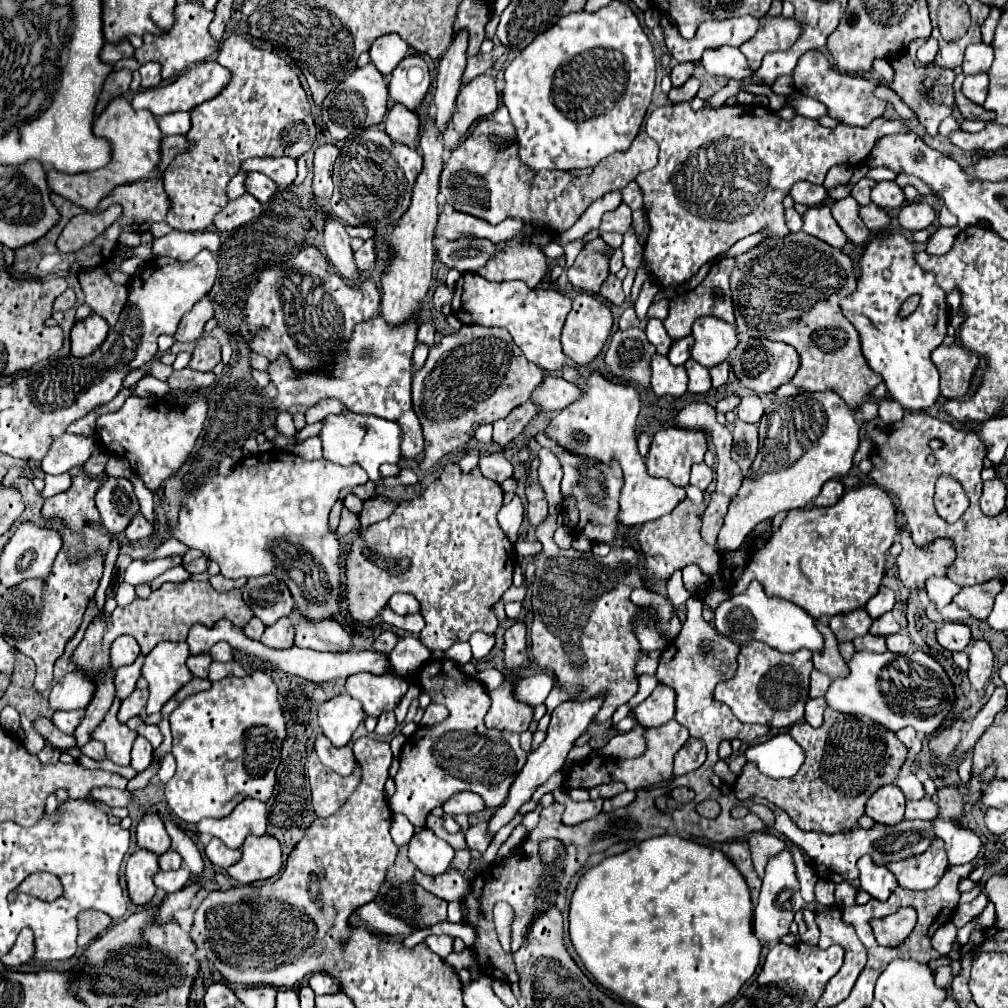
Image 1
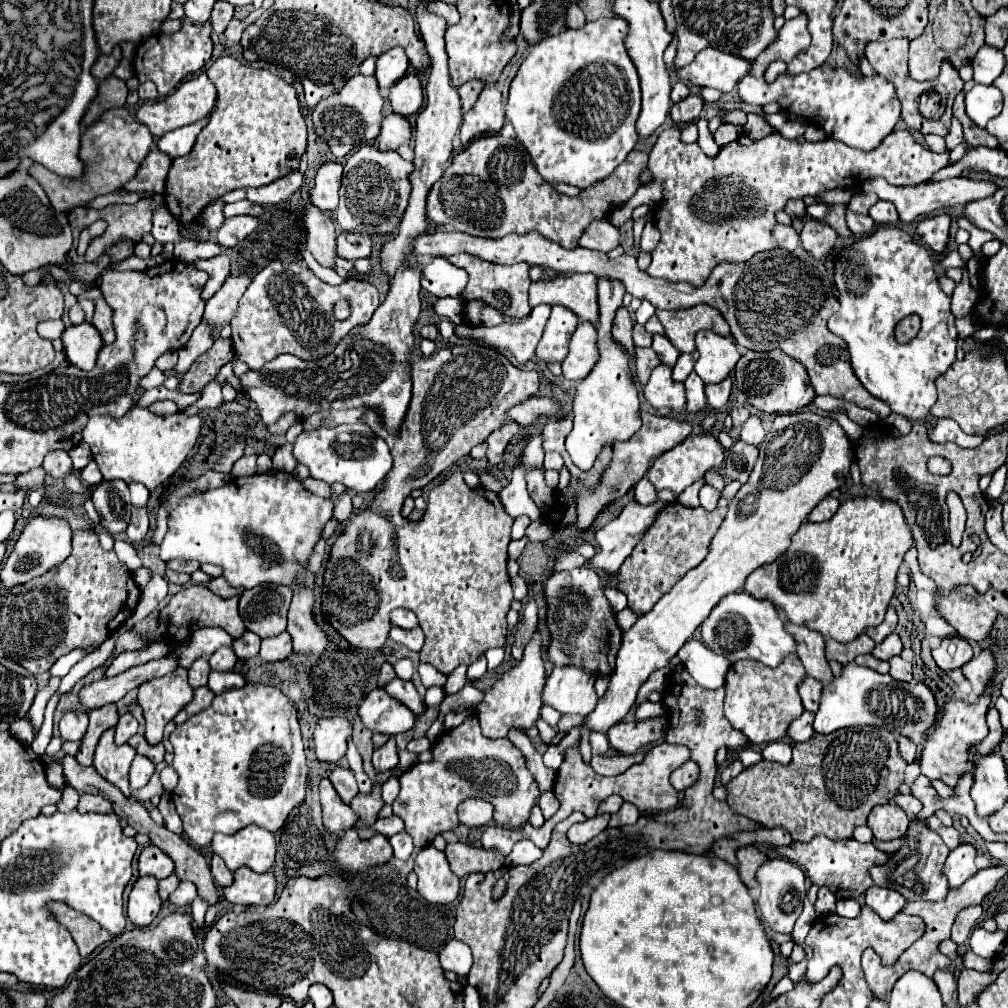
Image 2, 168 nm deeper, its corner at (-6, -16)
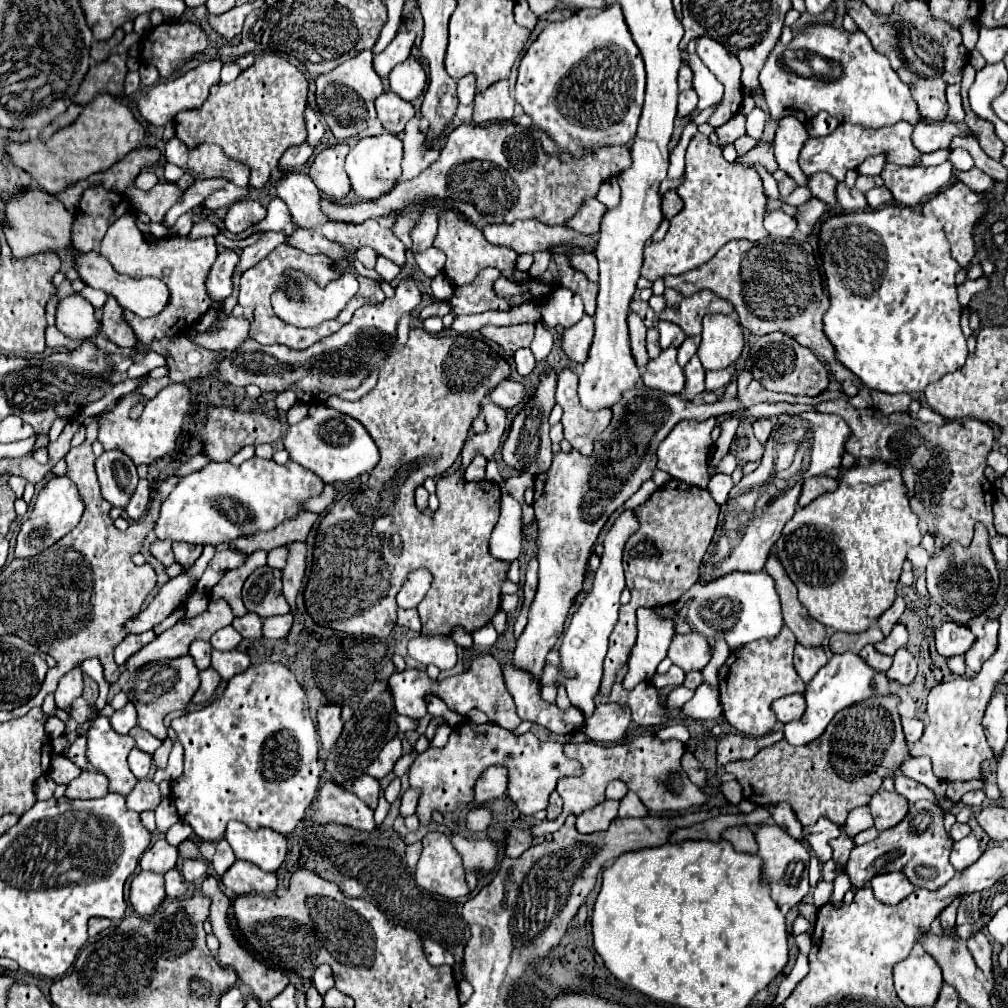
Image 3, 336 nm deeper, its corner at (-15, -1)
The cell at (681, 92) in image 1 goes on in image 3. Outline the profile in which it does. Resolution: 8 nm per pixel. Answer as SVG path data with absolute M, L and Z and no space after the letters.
M694 89L682 91L680 97L678 97L678 117L690 115L696 109L696 103L698 103L698 95L696 95Z

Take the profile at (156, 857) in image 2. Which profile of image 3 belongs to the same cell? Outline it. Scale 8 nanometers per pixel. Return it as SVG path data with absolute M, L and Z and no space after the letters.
M158 839L140 859L140 867L144 871L154 871L164 875L166 871L176 867L176 859L178 859L178 849L172 847L166 839Z

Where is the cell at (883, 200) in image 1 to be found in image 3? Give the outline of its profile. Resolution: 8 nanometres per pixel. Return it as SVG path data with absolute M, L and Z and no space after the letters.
M876 187L876 189L870 189L870 191L866 193L866 201L868 201L868 207L870 207L870 209L878 209L878 207L882 207L882 205L894 203L892 193L890 193L886 187Z

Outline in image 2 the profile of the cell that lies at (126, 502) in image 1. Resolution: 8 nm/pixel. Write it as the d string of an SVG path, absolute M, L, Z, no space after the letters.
M103 480L91 492L93 504L99 512L101 526L109 534L123 534L131 520L131 498L129 488L123 480Z

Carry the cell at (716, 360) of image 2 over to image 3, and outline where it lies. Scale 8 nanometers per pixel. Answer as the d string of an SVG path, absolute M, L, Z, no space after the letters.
M710 313L702 319L702 325L702 341L696 355L704 369L724 369L732 365L744 347L744 333L738 321L730 315Z

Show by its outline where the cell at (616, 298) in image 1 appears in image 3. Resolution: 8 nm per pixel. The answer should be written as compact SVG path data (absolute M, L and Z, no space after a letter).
M636 313L628 315L628 327L630 327L630 349L632 357L636 361L636 367L640 371L646 369L648 363L648 353L646 353L646 325L640 321Z

